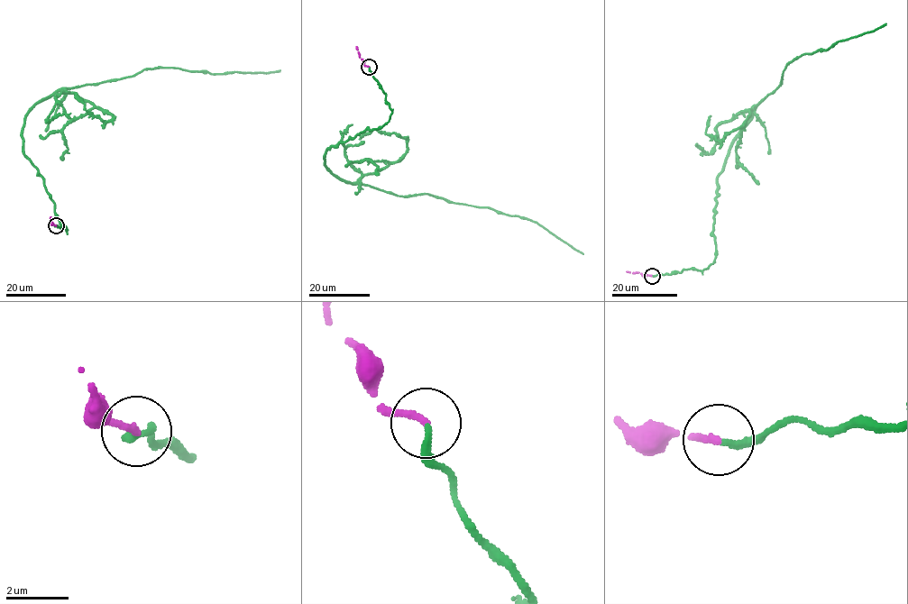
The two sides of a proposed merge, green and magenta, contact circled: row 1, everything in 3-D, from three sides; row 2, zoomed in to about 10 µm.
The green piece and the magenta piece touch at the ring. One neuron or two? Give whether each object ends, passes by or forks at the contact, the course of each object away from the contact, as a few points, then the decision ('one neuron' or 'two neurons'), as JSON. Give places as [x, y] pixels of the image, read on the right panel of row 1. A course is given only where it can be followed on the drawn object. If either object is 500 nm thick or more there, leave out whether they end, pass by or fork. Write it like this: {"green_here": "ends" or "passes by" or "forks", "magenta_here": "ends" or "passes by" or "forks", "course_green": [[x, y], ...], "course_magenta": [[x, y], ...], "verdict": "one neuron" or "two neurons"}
{"green_here": "ends", "magenta_here": "ends", "course_green": [[652, 276], [711, 264], [717, 175], [754, 110], [781, 84], [786, 66], [886, 23]], "course_magenta": [[652, 276], [626, 271]], "verdict": "one neuron"}

